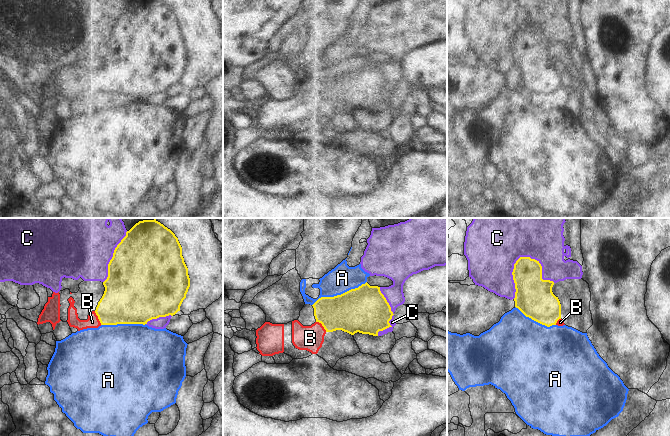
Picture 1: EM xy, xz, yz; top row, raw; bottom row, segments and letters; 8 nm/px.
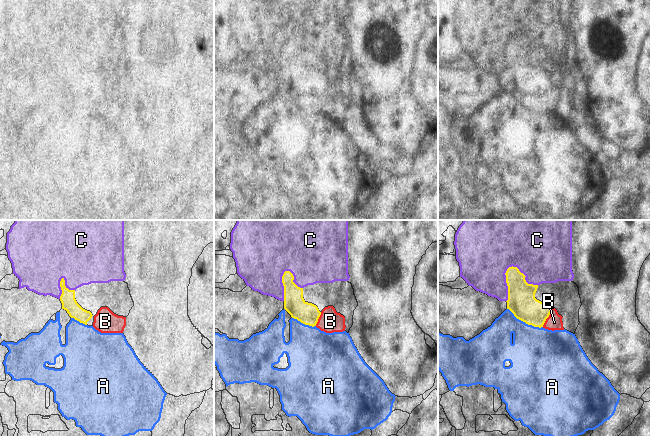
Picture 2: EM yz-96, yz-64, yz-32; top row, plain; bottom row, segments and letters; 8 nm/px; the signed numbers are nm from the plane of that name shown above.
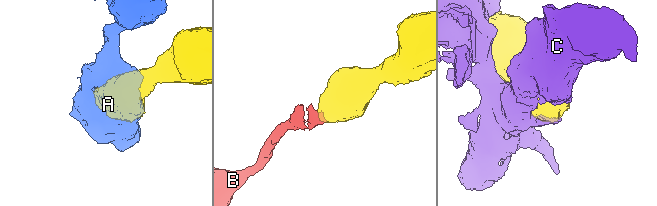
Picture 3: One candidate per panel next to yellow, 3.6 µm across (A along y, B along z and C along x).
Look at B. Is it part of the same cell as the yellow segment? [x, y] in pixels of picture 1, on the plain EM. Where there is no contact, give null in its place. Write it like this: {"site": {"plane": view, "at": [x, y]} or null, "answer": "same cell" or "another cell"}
{"site": {"plane": "xy", "at": [98, 94]}, "answer": "same cell"}

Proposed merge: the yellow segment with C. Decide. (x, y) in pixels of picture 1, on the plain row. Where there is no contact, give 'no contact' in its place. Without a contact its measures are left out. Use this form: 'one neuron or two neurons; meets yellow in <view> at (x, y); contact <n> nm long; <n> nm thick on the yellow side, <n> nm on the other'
two neurons; meets yellow in yz at (513, 45); contact 380 nm long; 280 nm thick on the yellow side, 420 nm on the other

